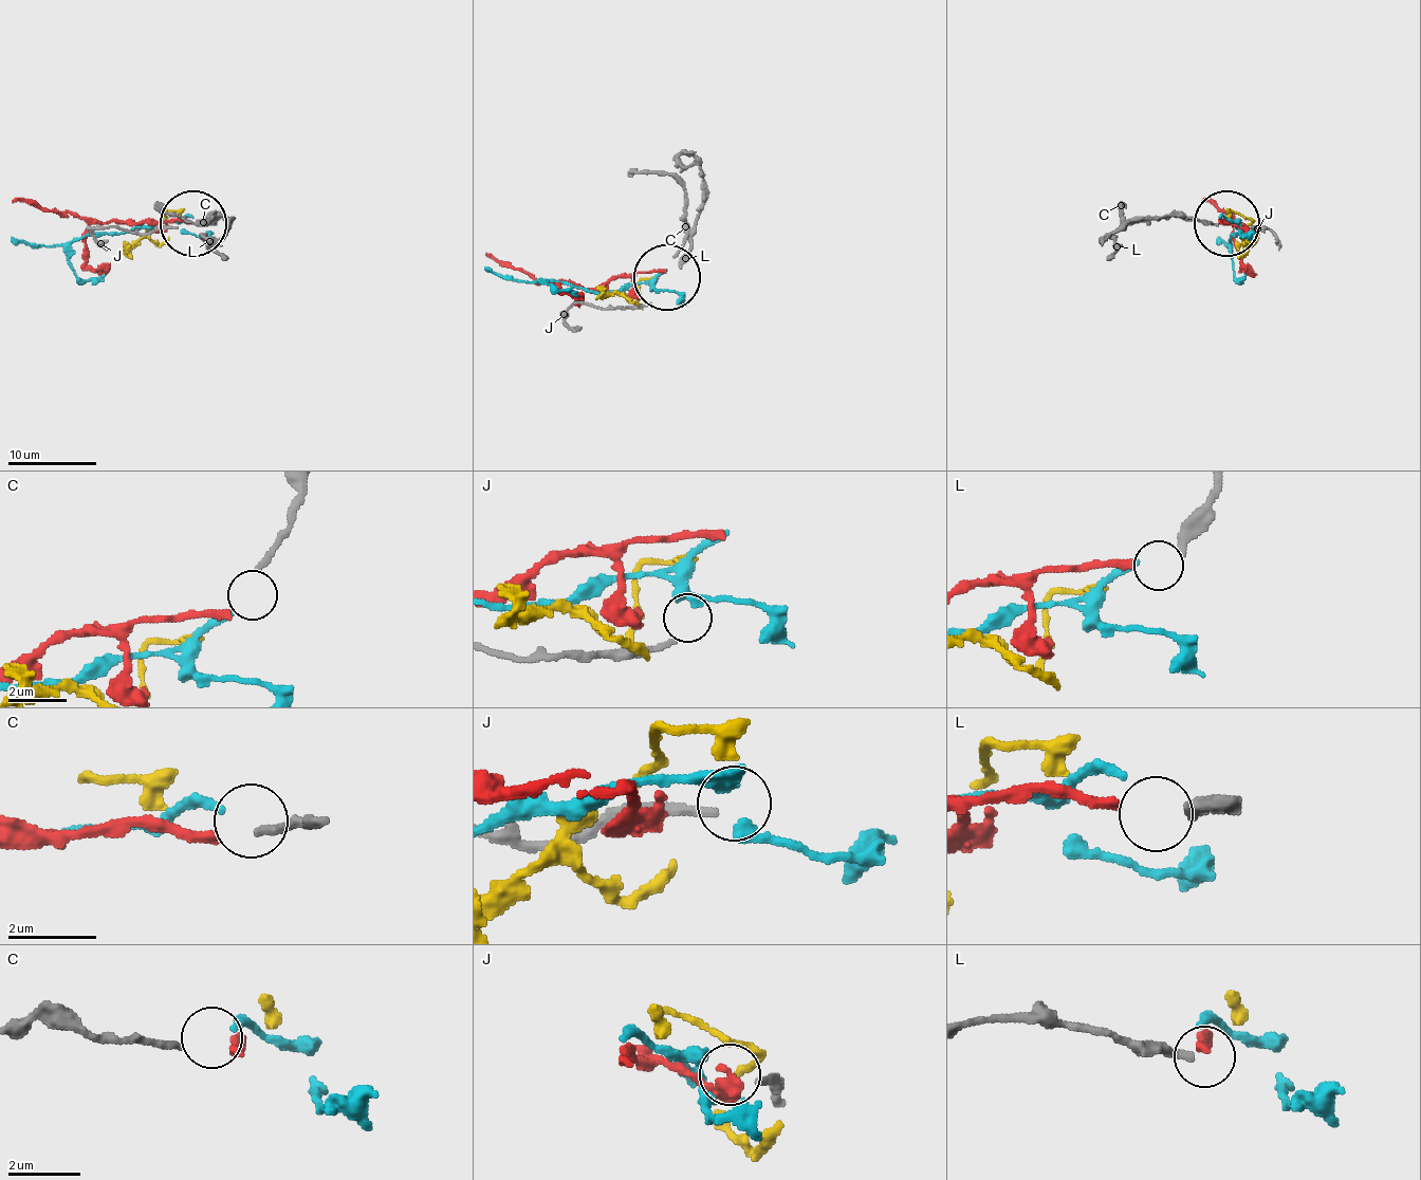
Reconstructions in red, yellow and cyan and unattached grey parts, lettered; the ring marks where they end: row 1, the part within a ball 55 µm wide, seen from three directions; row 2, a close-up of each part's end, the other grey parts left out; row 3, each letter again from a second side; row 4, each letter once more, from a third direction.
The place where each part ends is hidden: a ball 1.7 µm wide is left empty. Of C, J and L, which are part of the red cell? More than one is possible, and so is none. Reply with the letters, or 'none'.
L

